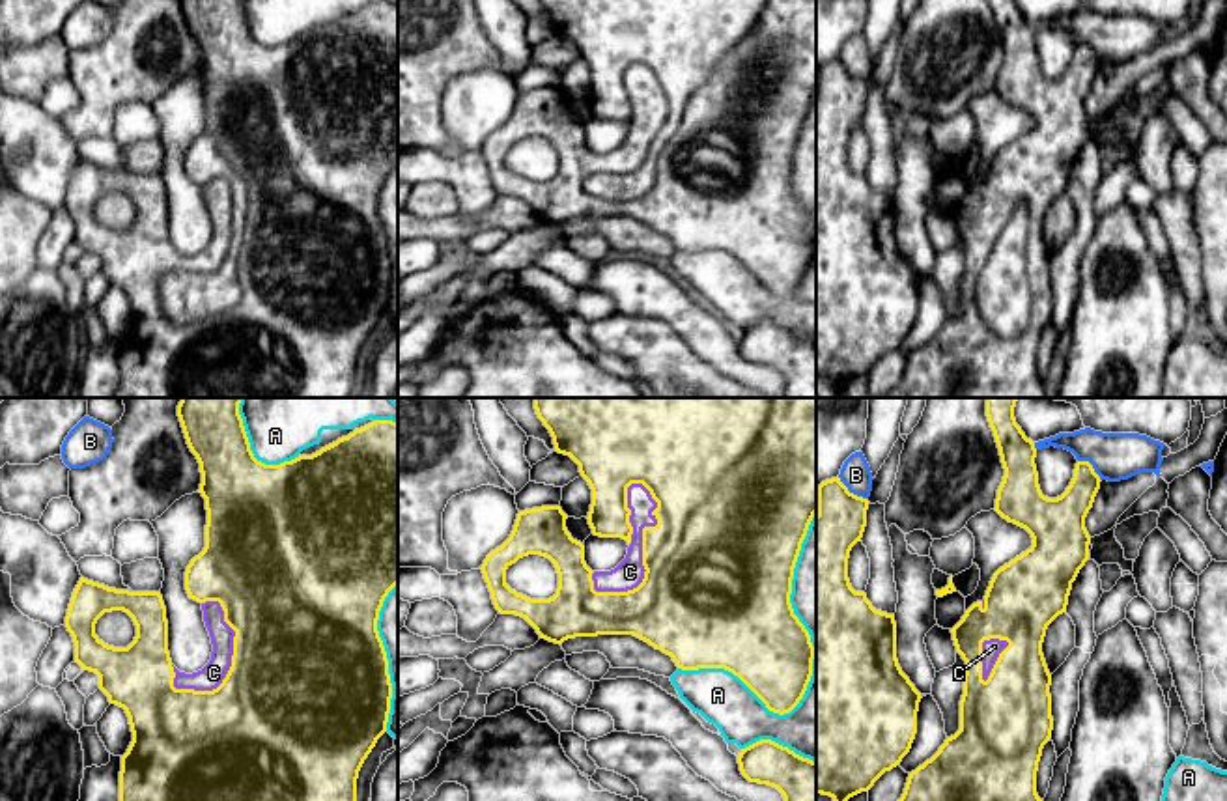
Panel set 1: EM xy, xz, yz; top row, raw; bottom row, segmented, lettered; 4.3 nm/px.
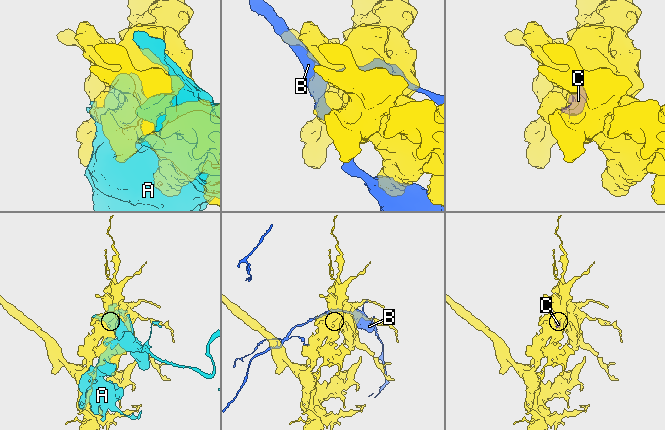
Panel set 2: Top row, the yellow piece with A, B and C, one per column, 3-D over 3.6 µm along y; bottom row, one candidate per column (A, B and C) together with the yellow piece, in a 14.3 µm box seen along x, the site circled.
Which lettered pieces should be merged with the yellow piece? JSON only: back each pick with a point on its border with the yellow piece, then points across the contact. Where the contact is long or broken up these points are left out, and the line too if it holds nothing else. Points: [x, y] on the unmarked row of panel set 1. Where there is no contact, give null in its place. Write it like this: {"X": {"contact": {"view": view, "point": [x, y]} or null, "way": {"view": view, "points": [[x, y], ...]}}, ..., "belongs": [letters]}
{"C": {"contact": {"view": "xz", "point": [643, 133]}}, "belongs": ["C"]}

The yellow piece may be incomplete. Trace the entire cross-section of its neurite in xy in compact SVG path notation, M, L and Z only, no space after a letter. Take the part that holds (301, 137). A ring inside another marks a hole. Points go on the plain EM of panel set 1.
M179 0L187 26L202 54L198 75L205 80L205 129L185 153L185 172L204 192L211 218L209 245L192 256L179 254L168 233L168 202L161 174L129 174L80 159L65 198L65 209L75 224L75 245L99 258L99 271L110 286L125 291L133 323L121 338L120 385L112 398L351 398L357 385L359 353L387 314L392 265L388 241L377 213L379 192L388 174L398 166L398 6L392 2L366 2L353 11L323 11L321 24L303 32L295 41L280 47L258 43L243 7L243 0ZM123 192L134 207L136 218L127 230L105 226L95 217L95 205L105 194Z

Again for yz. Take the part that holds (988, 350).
M1016 0L988 4L1005 50L994 91L1025 110L1033 127L994 155L984 181L973 185L951 211L956 233L966 243L960 312L910 355L902 379L883 398L1044 398L1037 353L1053 299L1051 256L1042 224L1048 207L1066 194L1072 164L1089 142L1085 99L1102 62L1089 43L1078 43L1066 73L1057 80L1044 78L1035 24Z

